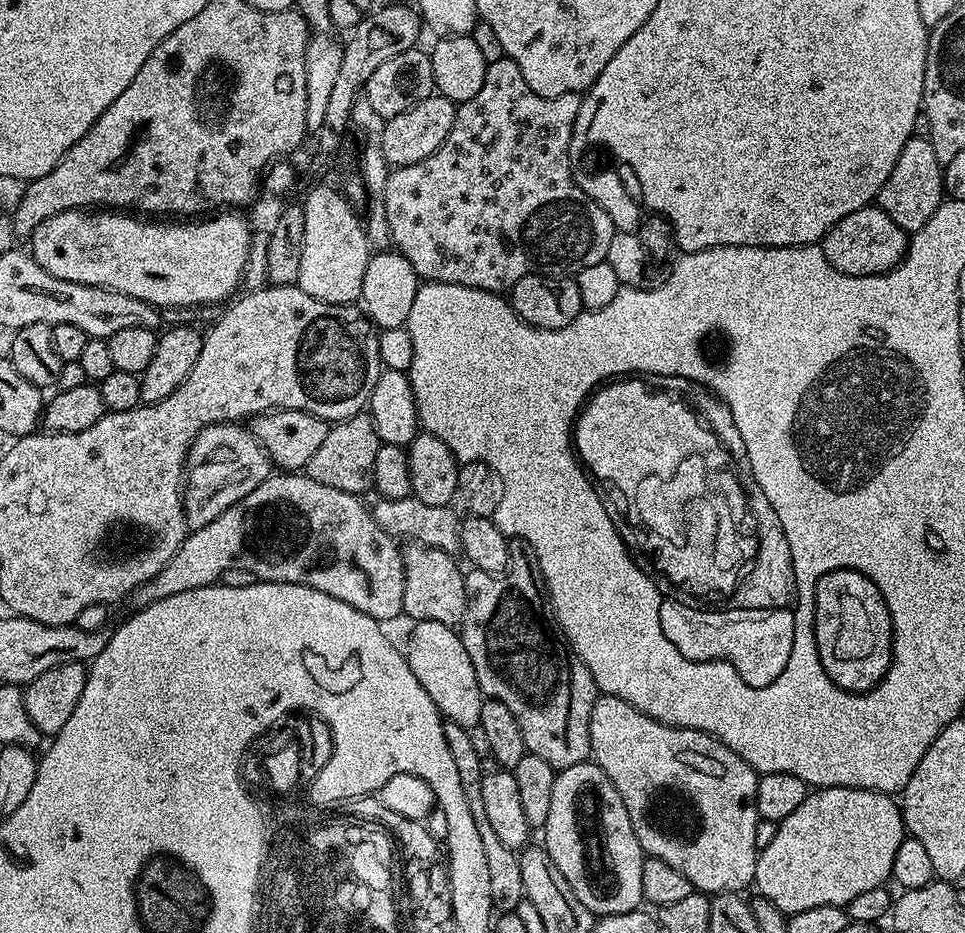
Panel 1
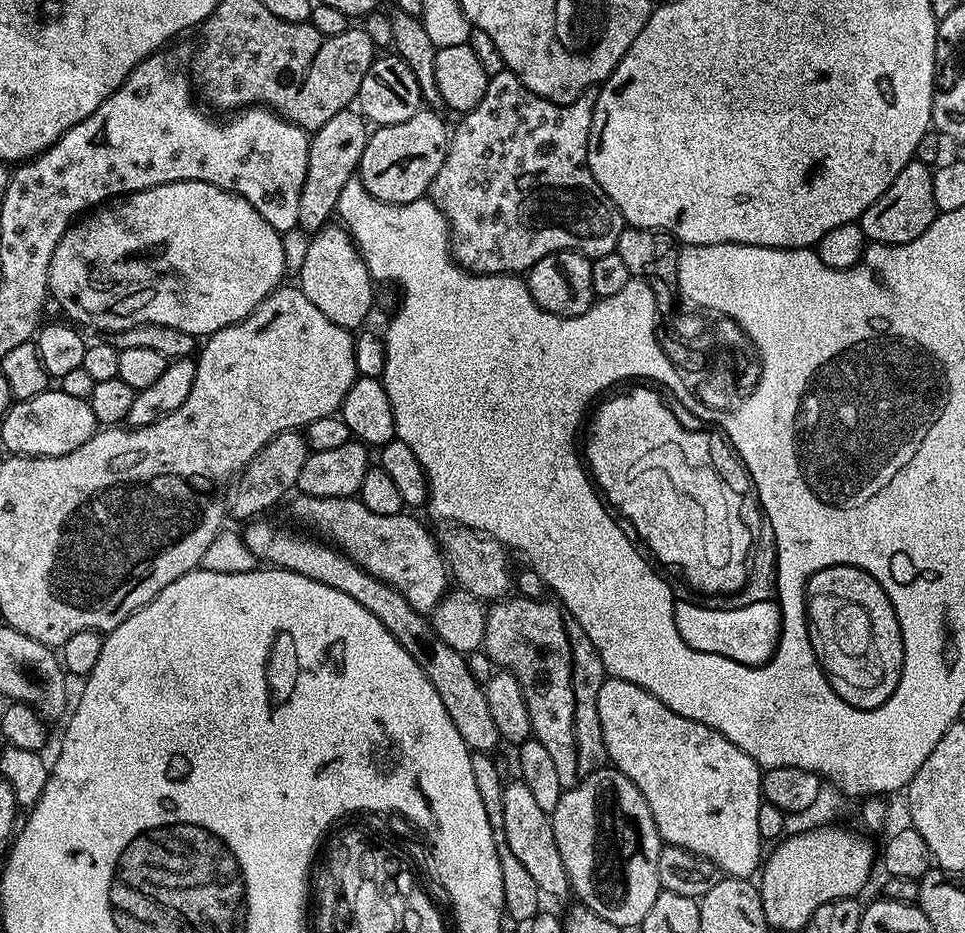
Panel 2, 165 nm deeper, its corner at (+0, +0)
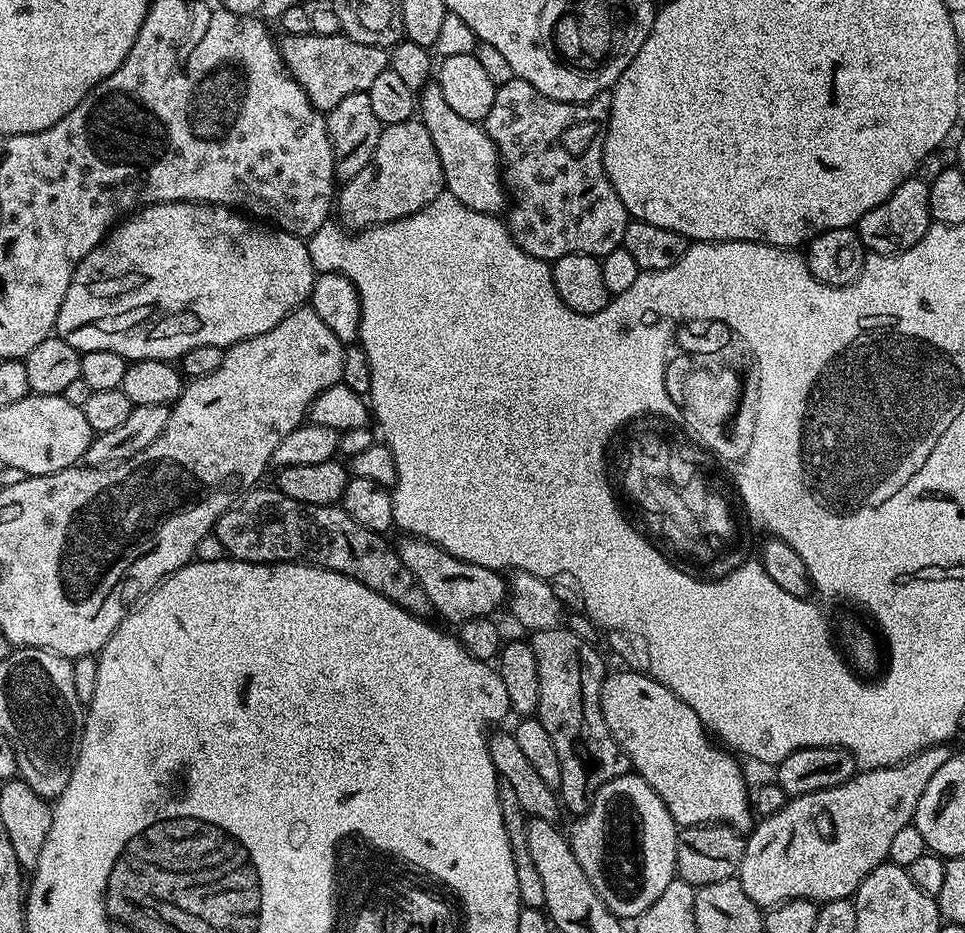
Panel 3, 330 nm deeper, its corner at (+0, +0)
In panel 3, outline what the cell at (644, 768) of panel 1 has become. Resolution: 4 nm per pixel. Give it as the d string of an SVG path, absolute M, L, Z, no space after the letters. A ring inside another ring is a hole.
M631 670L619 671L609 671L600 687L602 718L610 734L620 745L621 753L628 757L628 763L634 769L635 775L645 780L658 794L658 798L662 798L674 822L678 826L726 824L737 830L751 829L754 813L750 807L750 784L748 788L744 781L744 772L739 764L741 761L731 751L714 742L698 714L694 714L694 710L690 710L690 706L686 706L682 698L658 683L655 675Z

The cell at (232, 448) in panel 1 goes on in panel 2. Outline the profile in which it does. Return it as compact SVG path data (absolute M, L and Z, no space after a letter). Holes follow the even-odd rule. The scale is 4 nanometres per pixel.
M293 430L290 432L283 432L278 434L274 439L265 446L262 451L244 467L243 472L239 473L238 479L235 481L234 489L236 493L233 494L232 500L230 496L230 516L239 522L247 522L253 518L259 517L267 508L272 508L288 491L293 491L298 482L298 474L302 474L302 466L306 466L306 458L308 457L310 449L307 439L299 431Z

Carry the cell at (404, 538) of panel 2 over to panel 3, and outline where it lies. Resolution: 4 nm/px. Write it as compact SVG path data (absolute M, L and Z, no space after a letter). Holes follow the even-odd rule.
M405 535L403 539L404 541L398 544L402 562L406 562L410 574L414 574L422 590L426 590L426 598L430 598L433 613L437 617L440 615L453 626L459 626L479 616L491 617L496 614L492 612L502 608L506 600L506 580L497 569L454 558L438 545L418 536Z

